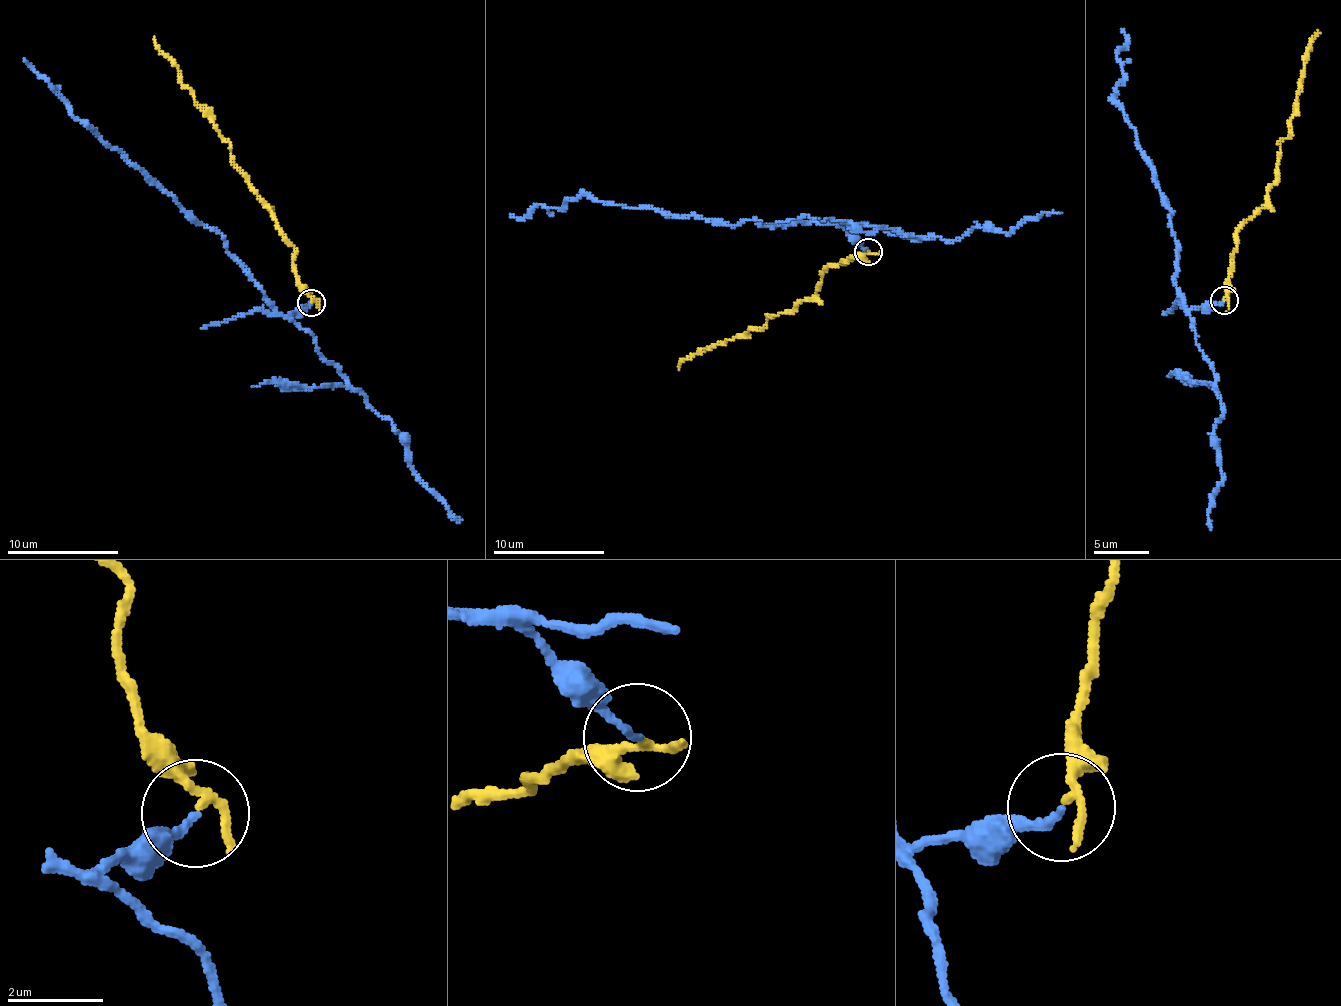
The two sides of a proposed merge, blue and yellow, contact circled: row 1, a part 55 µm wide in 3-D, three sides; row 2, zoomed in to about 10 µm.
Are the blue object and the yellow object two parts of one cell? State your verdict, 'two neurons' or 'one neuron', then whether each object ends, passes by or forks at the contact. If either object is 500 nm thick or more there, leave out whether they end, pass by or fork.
two neurons; blue ends; yellow passes by

